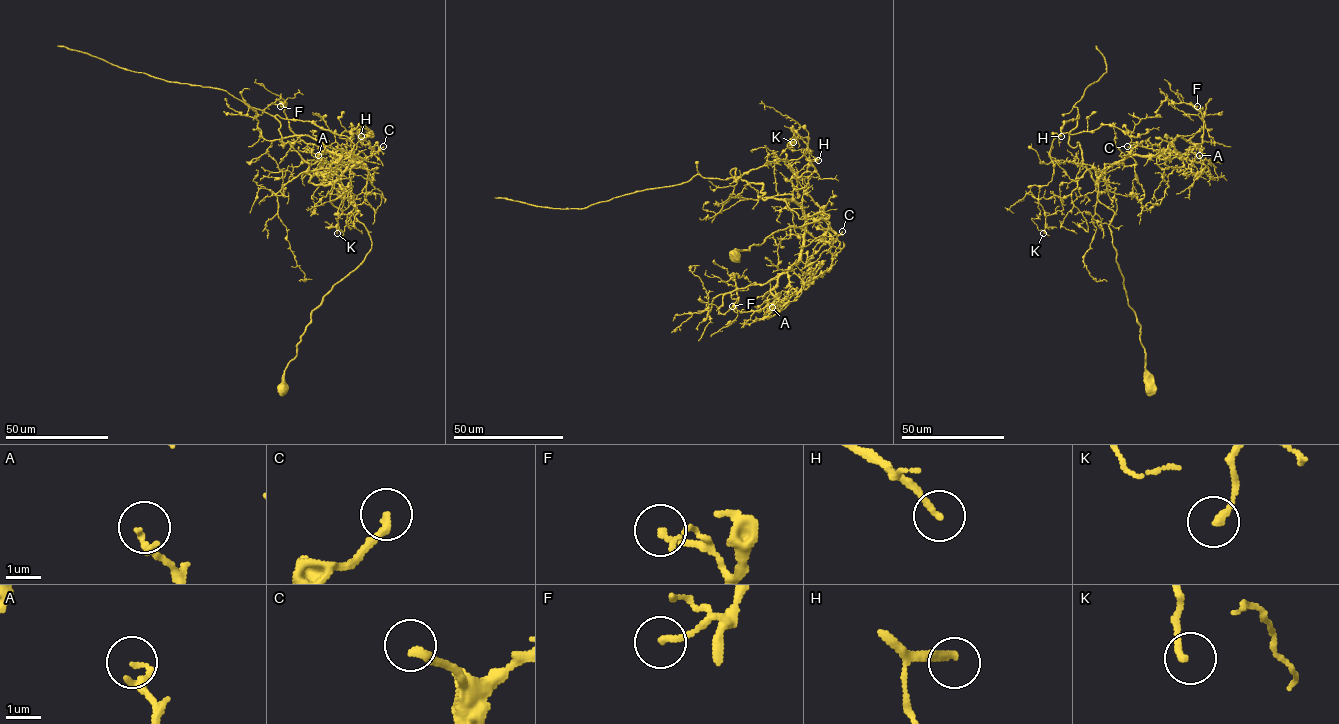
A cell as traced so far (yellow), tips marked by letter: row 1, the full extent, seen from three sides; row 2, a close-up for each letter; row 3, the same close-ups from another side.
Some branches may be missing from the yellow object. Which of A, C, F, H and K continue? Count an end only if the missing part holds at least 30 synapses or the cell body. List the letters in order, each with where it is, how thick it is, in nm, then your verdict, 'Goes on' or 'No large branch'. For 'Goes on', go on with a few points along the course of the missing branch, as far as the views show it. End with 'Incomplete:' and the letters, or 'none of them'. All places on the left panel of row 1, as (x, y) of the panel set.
A: Place: (318, 155). Thickness 140 nm. No large branch
C: Place: (383, 146). Thickness 240 nm. Goes on. Course of what is missing: (383, 146), (373, 131), (364, 130), (348, 120), (340, 122), (322, 111)
F: Place: (280, 106). Thickness 170 nm. No large branch
H: Place: (361, 136). Thickness 200 nm. Goes on. Course of what is missing: (361, 136), (384, 160)
K: Place: (337, 233). Thickness 190 nm. No large branch
Incomplete: C, H

